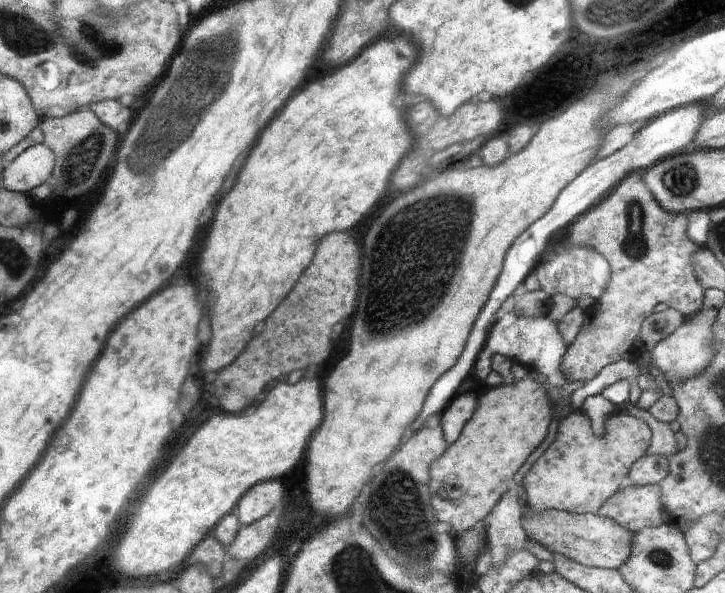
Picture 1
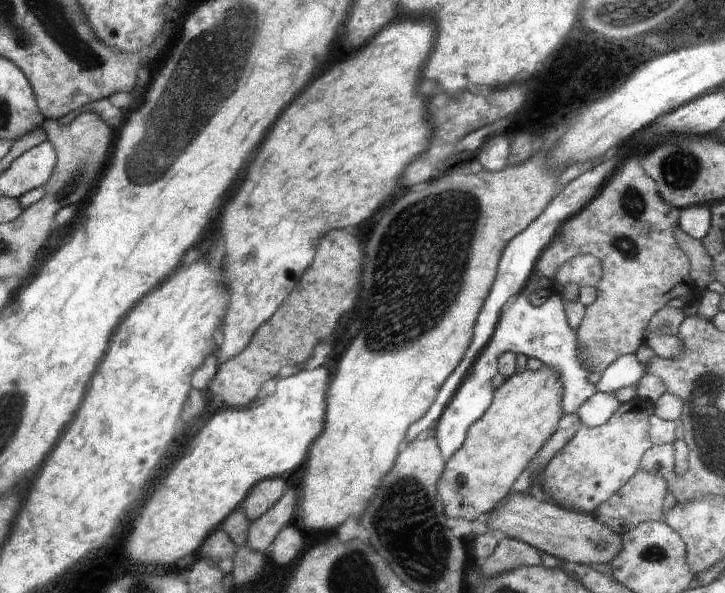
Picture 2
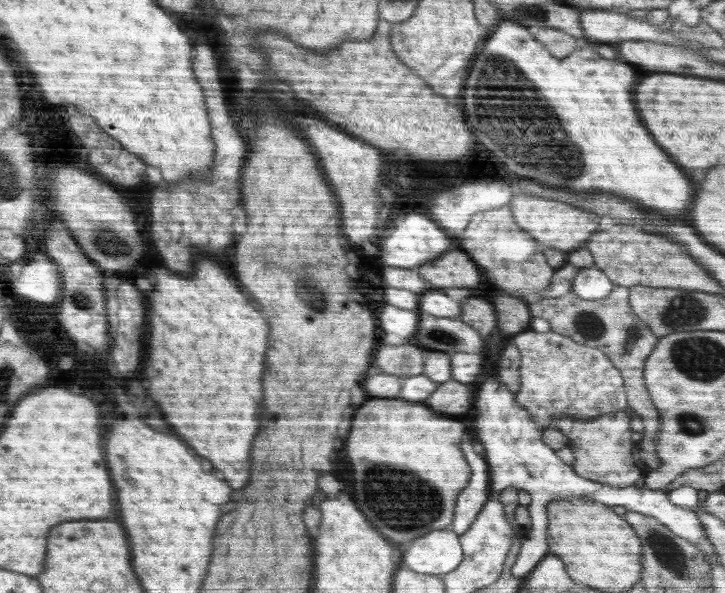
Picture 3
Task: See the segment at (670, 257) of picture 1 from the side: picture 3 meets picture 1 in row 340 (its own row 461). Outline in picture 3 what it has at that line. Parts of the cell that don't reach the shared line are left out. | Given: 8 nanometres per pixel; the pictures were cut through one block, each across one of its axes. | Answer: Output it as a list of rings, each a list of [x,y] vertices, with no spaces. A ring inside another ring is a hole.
[[[631,408],[618,413],[610,413],[602,417],[590,419],[587,421],[579,421],[574,417],[565,416],[558,418],[559,430],[563,432],[569,439],[567,444],[573,450],[574,455],[574,470],[581,475],[582,478],[590,479],[606,483],[608,486],[617,486],[618,488],[634,485],[638,478],[644,477],[646,468],[639,458],[640,445],[635,443],[634,434],[641,434],[645,430],[645,423],[641,417],[636,415]]]

